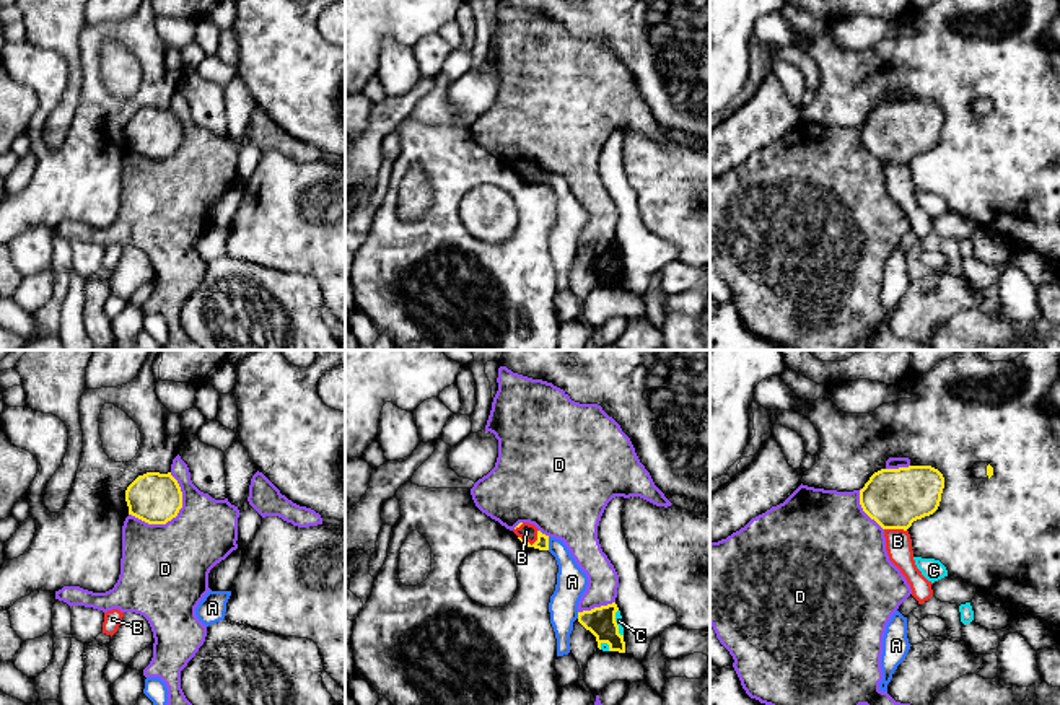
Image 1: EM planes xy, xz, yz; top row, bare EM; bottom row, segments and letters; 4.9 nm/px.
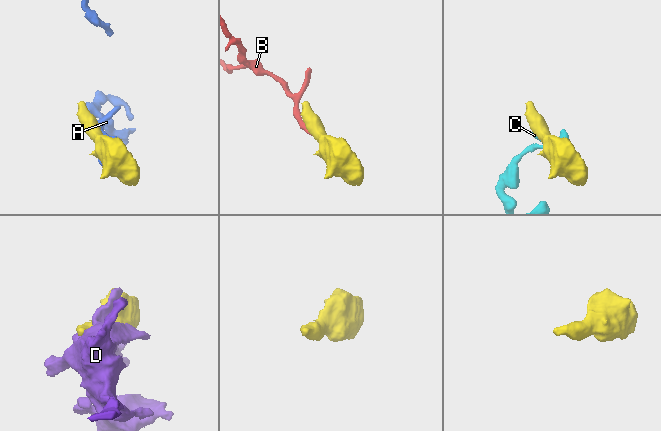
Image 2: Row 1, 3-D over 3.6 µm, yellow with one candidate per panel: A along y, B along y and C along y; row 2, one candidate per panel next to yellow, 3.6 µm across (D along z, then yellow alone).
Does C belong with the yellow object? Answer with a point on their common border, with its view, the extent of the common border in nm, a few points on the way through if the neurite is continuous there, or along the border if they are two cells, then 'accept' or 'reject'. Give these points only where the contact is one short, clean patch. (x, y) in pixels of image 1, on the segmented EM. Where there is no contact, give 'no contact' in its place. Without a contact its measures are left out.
meets yellow in xz at (616, 622); contact 140 nm long; border along xz (617, 609), (617, 630), (622, 635); reject

